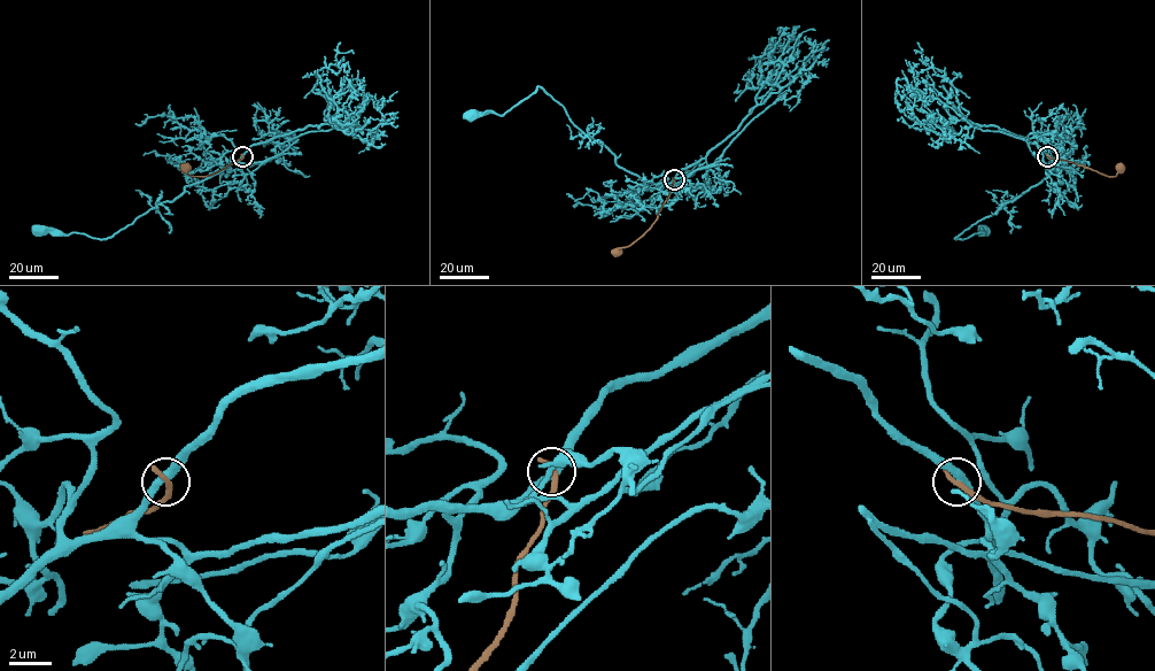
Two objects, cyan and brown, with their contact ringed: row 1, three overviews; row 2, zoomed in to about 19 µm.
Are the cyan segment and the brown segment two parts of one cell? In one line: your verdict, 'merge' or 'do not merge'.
do not merge

